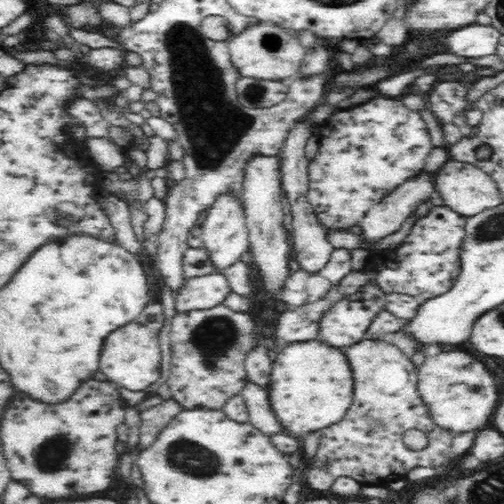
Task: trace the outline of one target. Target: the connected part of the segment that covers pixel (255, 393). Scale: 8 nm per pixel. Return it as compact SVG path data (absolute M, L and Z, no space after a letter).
M252 381L244 383L244 388L238 393L244 399L248 422L265 435L281 432L276 415L271 414L268 404L268 393L265 387Z

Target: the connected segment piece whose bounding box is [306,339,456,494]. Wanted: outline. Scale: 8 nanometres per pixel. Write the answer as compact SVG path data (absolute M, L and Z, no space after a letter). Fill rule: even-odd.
M362 339L360 342L339 350L344 352L344 359L348 363L352 382L354 385L353 401L346 416L330 429L320 431L318 454L310 462L310 468L306 472L306 482L314 490L326 490L329 494L334 481L341 476L349 476L360 482L361 485L386 486L393 480L405 478L406 474L418 466L428 466L436 470L448 468L446 464L455 462L451 452L452 438L454 434L438 429L434 421L428 416L428 409L424 408L418 393L416 393L417 368L412 361L393 344ZM416 428L428 434L428 446L420 452L408 450L402 442L402 434L406 430Z

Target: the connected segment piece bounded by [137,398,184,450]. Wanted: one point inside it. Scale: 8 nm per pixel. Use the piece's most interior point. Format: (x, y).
(152, 420)

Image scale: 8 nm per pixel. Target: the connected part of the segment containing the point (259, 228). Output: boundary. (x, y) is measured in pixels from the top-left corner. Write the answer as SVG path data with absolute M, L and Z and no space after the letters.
M254 155L248 159L242 174L241 206L245 211L245 223L249 230L249 251L252 252L253 263L257 268L267 292L275 297L280 290L284 278L291 273L287 261L289 259L288 230L284 227L282 212L282 196L285 190L281 181L281 165L278 157Z

